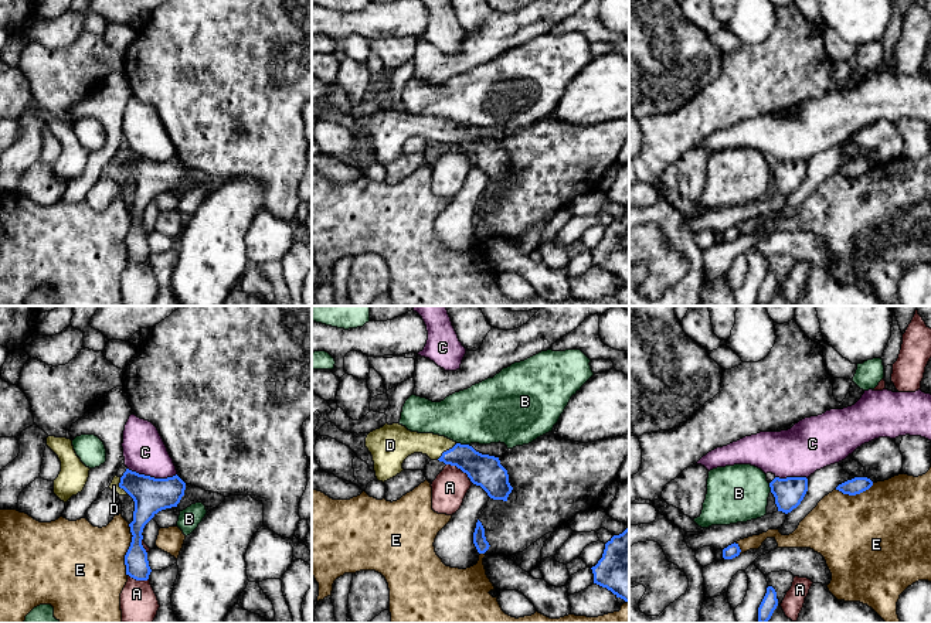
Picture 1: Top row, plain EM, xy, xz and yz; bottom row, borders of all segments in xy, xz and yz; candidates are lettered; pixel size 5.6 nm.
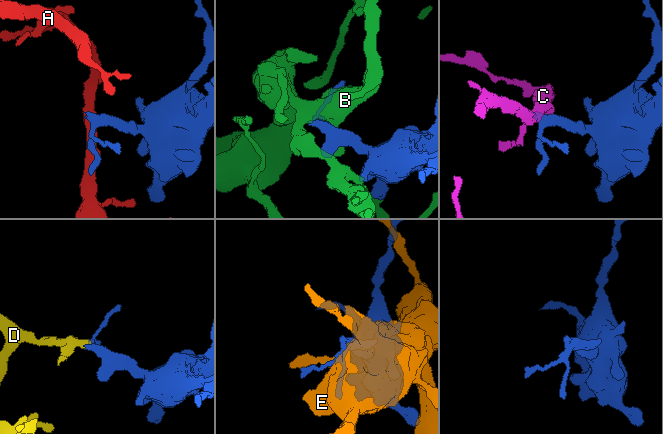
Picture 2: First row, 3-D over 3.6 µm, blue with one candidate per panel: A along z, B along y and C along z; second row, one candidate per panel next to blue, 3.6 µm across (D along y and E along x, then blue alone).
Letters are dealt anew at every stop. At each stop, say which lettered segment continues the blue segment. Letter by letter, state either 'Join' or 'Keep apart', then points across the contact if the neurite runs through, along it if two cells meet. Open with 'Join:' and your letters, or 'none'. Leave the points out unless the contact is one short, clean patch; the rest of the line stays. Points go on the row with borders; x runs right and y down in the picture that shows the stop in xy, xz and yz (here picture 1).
Join: D
A: Keep apart
B: Keep apart
C: Keep apart. Boundary: xy (128, 467), (155, 477), (172, 477), (176, 475)
D: Join. Path across: xz (483, 470), (464, 456), (447, 450), (428, 443), (404, 442)
E: Keep apart

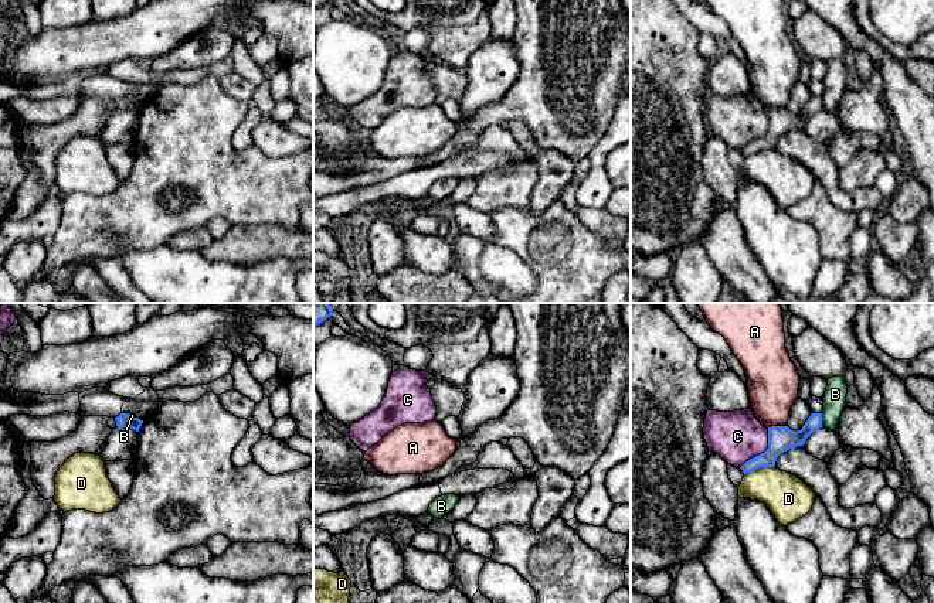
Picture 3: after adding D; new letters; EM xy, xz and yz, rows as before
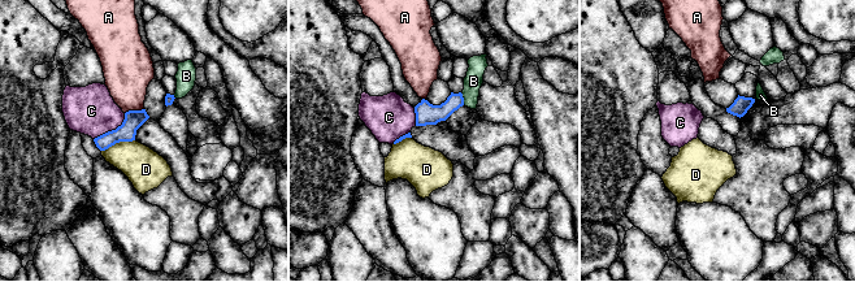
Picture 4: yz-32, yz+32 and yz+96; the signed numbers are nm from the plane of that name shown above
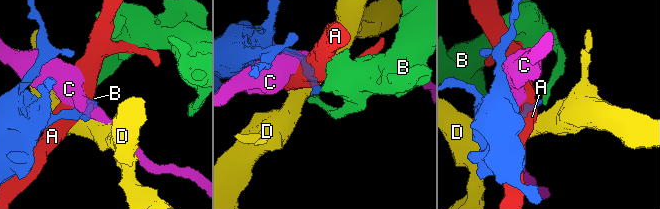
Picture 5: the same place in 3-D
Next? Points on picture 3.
Join: none
A: Keep apart
B: Keep apart. Boundary: yz (821, 414), (822, 425)
C: Keep apart
D: Keep apart. Boundary: yz (774, 464), (756, 467), (744, 474)

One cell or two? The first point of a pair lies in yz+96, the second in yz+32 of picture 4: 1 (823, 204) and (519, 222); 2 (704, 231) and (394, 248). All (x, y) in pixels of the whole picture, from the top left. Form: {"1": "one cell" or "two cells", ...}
{"1": "two cells", "2": "two cells"}

